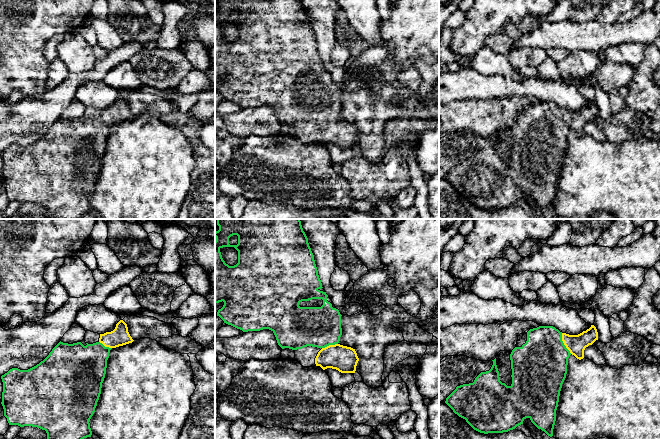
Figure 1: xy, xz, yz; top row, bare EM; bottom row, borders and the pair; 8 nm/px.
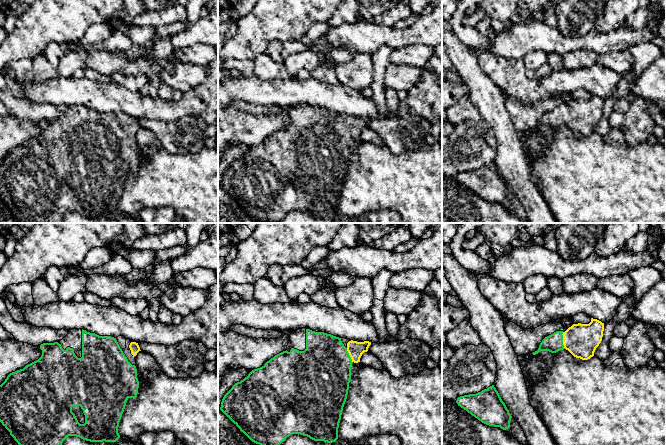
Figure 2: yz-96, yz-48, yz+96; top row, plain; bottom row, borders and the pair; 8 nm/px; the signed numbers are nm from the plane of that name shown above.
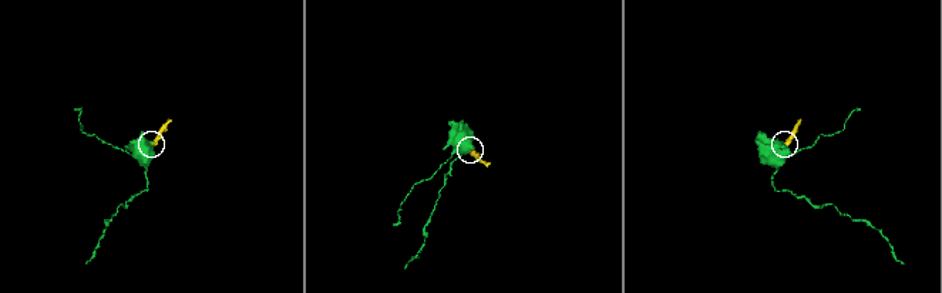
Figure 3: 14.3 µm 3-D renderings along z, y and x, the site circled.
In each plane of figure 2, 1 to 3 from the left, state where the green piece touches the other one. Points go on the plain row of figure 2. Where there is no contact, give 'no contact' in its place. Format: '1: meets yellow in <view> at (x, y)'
1: no contact
2: meets yellow in yz-48 at (349, 130)
3: meets yellow in yz+96 at (563, 116)

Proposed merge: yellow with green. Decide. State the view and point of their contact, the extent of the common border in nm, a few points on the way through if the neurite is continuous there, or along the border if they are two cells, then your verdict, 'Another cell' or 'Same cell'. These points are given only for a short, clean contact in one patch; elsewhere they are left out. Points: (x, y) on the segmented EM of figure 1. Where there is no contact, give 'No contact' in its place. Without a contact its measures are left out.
Touches yellow at yz (563, 342). Shared border 190 nm. Path across: yz (576, 344), (563, 342), (541, 363). Same cell

